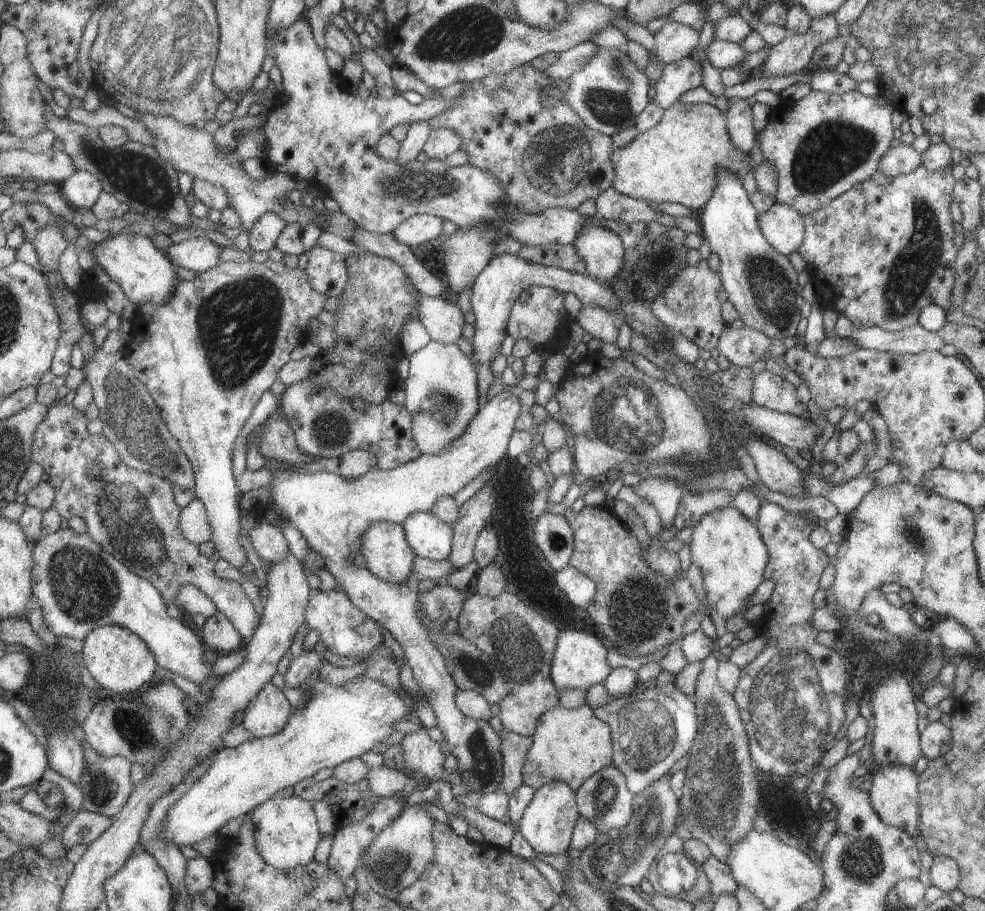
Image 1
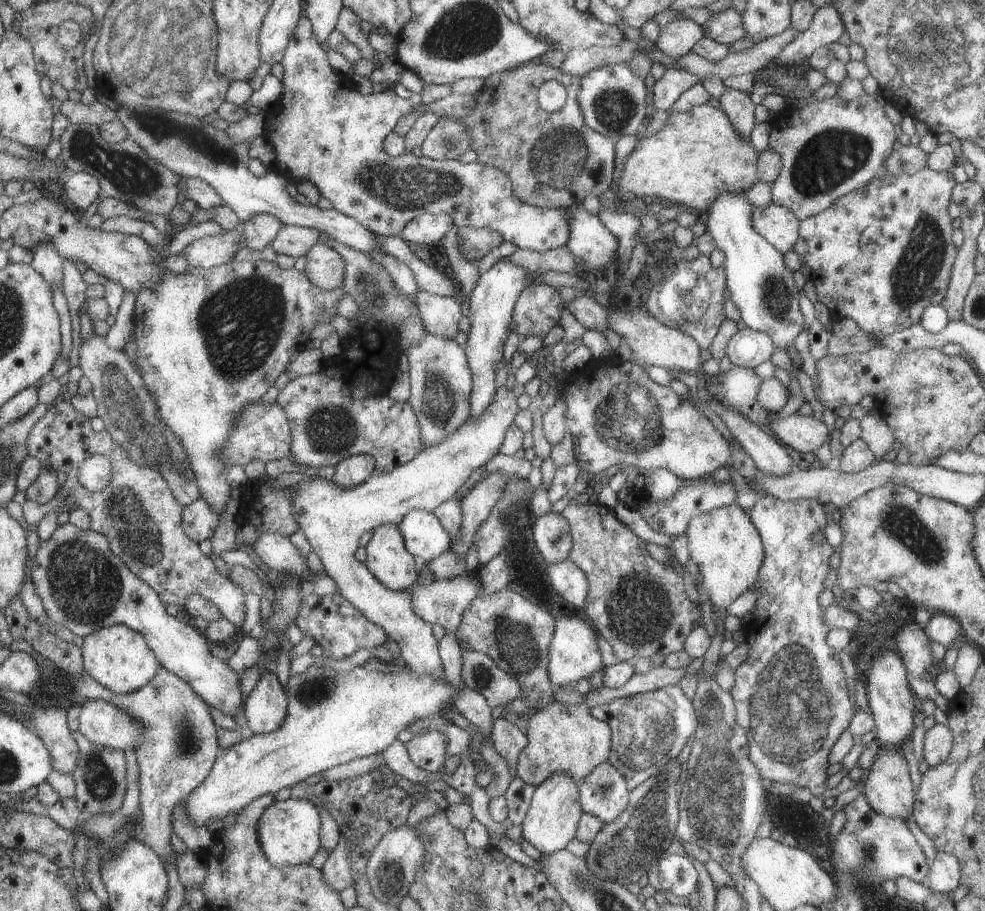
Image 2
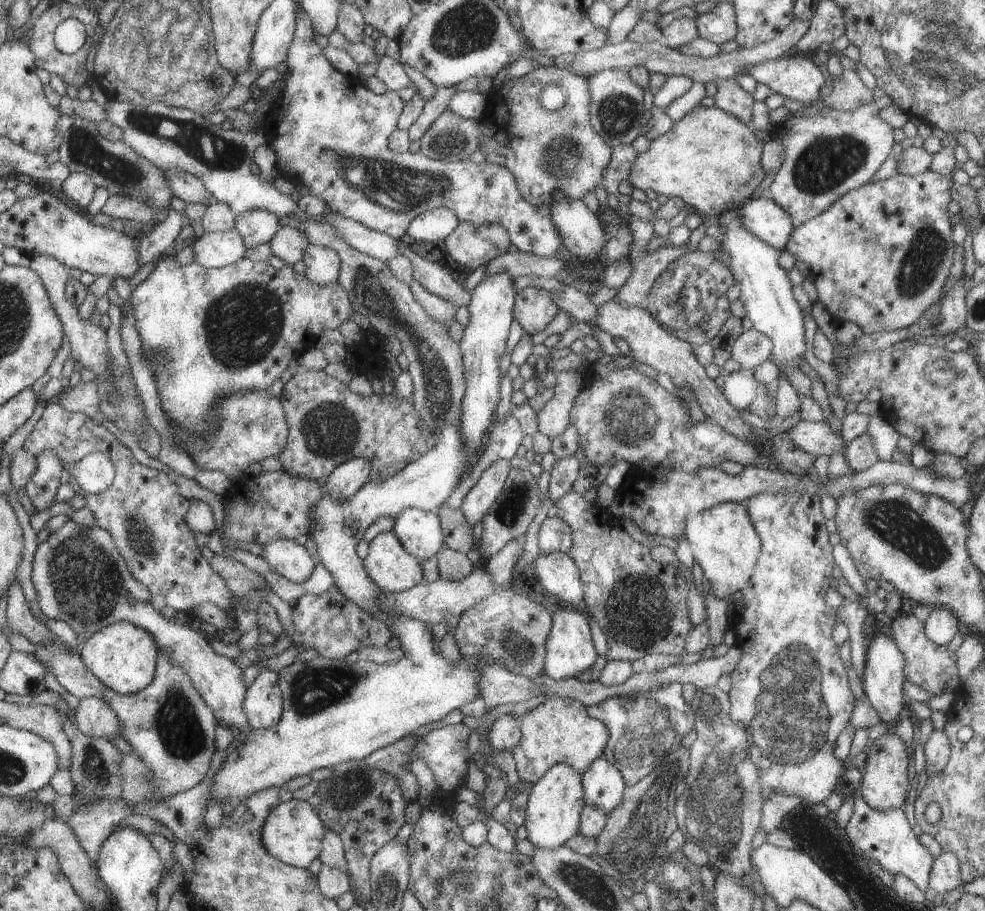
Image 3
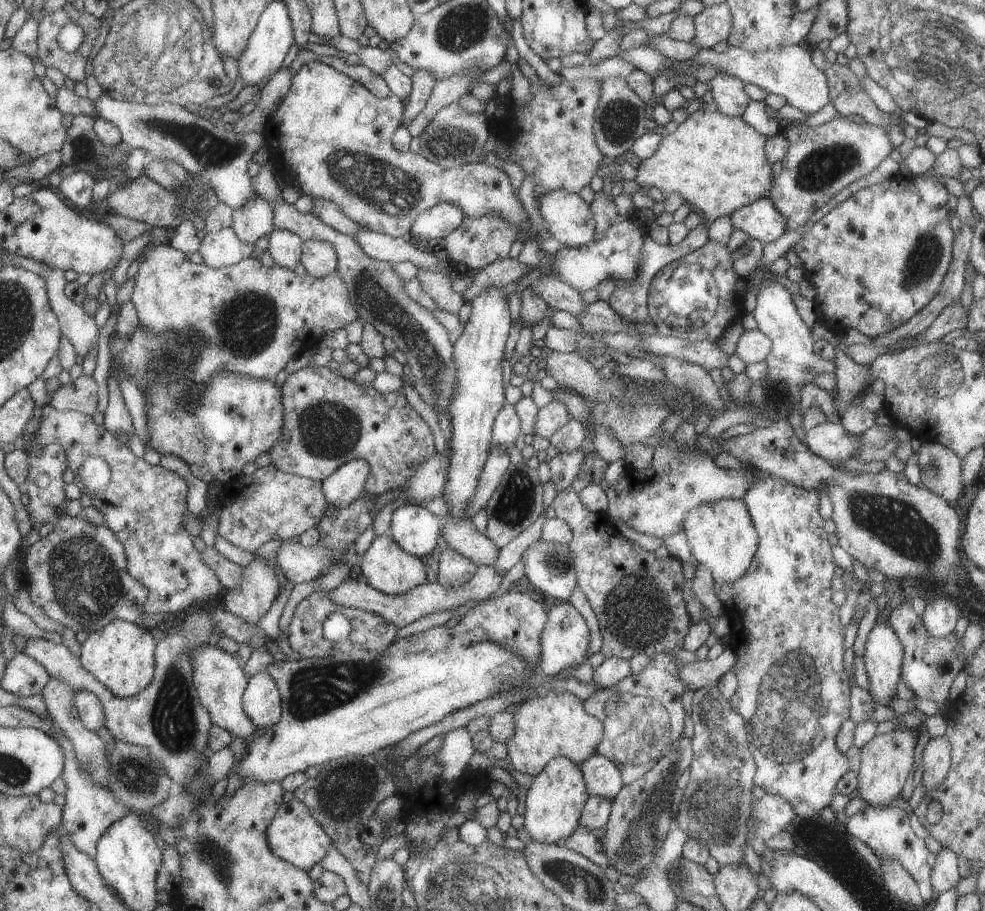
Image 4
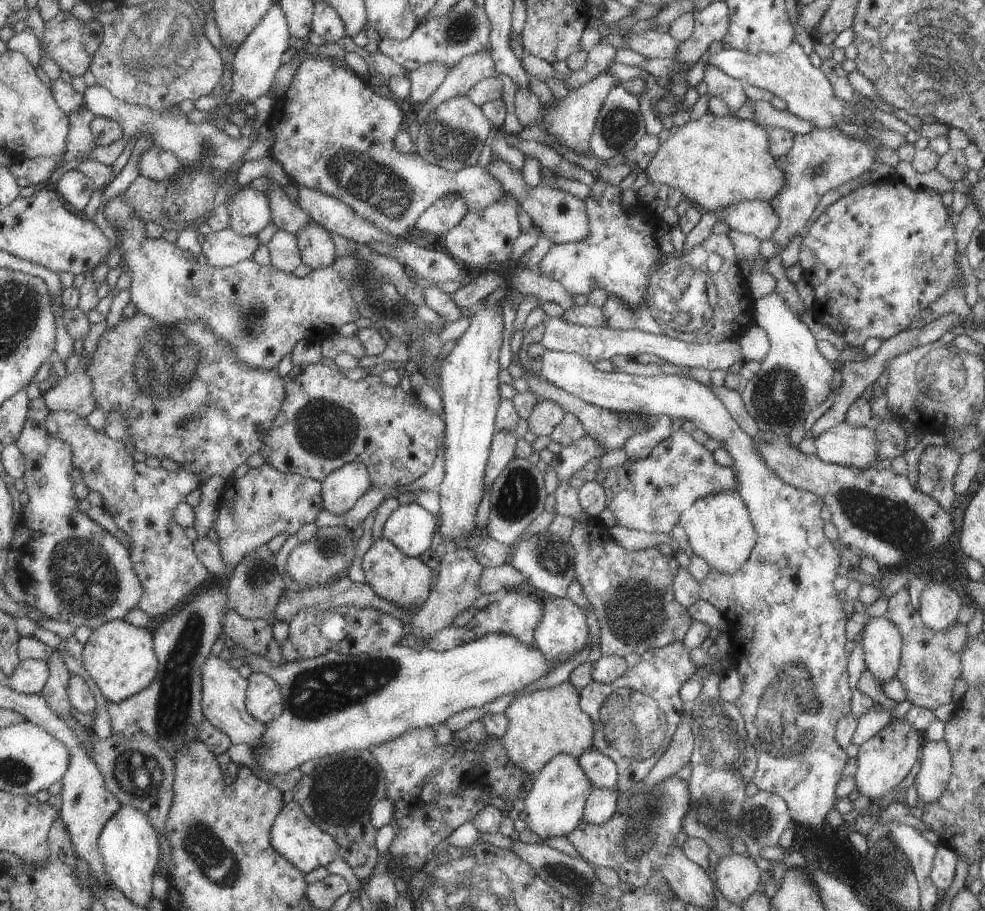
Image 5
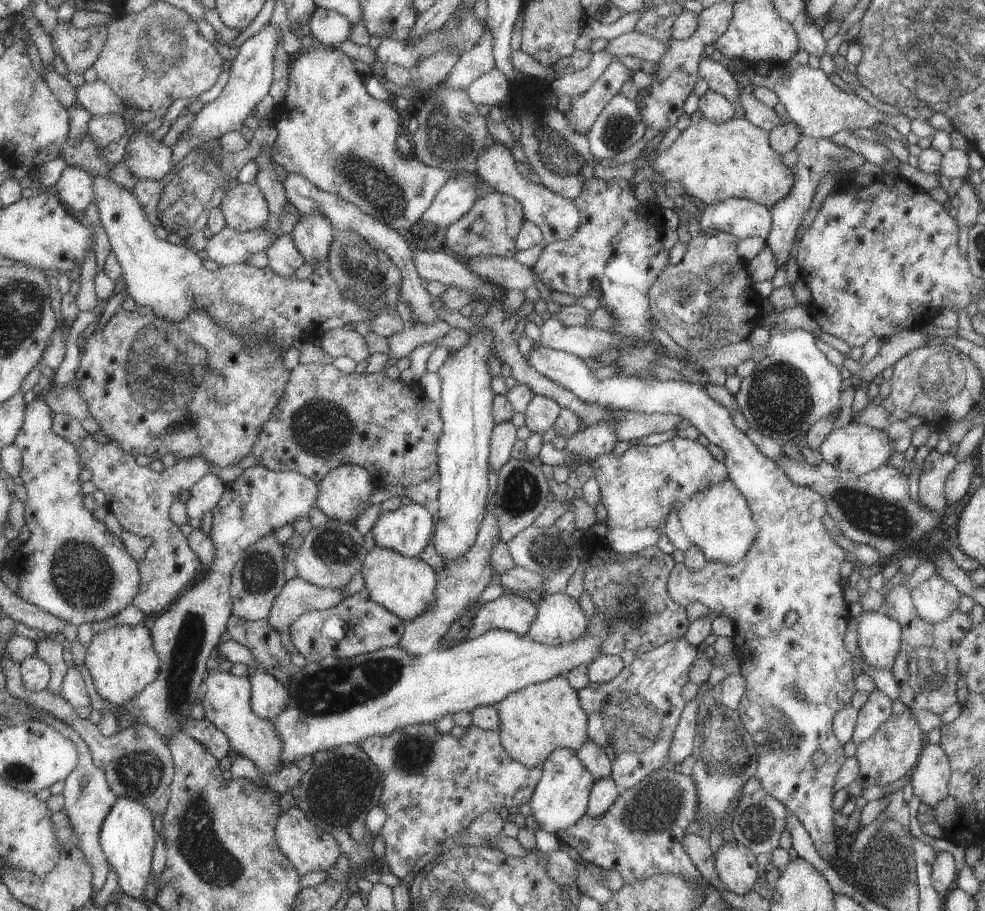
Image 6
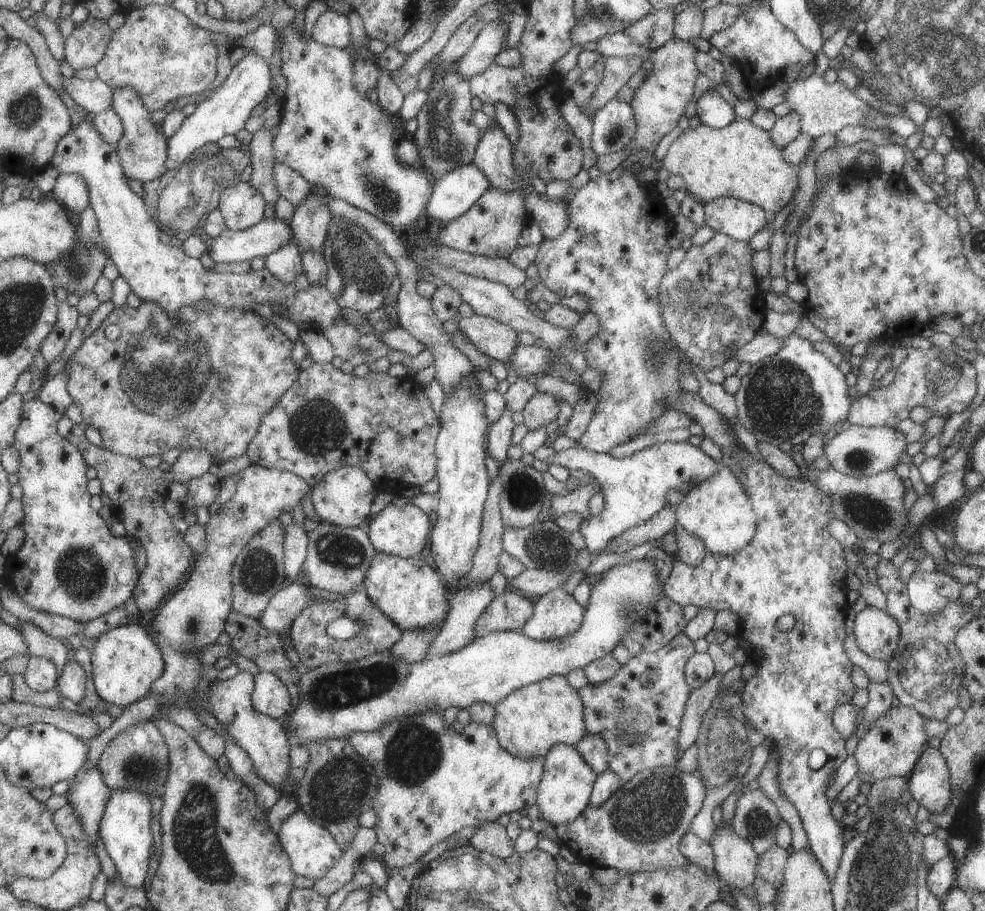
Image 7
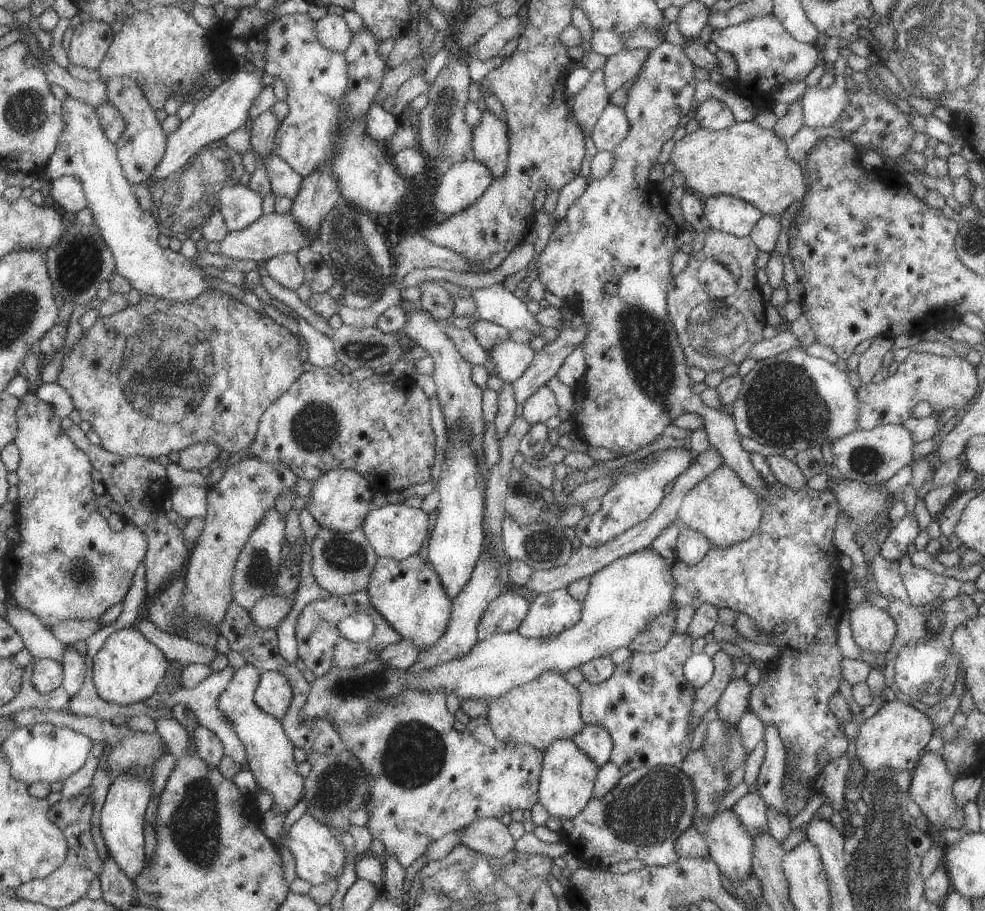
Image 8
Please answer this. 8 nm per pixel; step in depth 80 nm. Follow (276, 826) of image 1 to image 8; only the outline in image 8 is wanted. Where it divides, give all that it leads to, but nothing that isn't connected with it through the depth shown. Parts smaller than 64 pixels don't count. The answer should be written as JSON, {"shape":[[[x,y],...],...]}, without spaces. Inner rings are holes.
{"shape":[[[308,812],[296,820],[287,832],[286,848],[295,860],[296,878],[304,880],[307,884],[323,884],[333,878],[343,868],[343,850],[339,848],[339,842],[331,836],[331,832],[325,828],[321,821],[315,820]]]}

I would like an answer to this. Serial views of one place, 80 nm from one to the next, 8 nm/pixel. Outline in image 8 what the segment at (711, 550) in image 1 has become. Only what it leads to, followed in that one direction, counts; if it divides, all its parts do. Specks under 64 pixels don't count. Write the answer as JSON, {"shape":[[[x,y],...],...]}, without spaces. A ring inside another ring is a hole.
{"shape":[[[725,464],[712,470],[683,497],[676,517],[677,524],[700,532],[713,547],[728,547],[749,538],[762,520],[762,510],[755,492]]]}

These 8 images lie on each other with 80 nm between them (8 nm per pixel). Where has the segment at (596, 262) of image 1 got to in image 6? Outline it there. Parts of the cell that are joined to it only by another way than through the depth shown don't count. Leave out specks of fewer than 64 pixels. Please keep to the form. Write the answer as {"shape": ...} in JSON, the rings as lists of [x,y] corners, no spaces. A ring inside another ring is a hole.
{"shape":[[[494,140],[478,156],[475,163],[475,173],[487,184],[490,190],[512,196],[522,203],[522,213],[525,220],[532,222],[539,228],[545,244],[570,237],[570,234],[577,232],[578,226],[581,224],[581,212],[575,203],[571,199],[553,194],[541,184],[536,185],[528,179],[522,178],[515,169],[516,158],[514,151],[505,147],[500,141]]]}

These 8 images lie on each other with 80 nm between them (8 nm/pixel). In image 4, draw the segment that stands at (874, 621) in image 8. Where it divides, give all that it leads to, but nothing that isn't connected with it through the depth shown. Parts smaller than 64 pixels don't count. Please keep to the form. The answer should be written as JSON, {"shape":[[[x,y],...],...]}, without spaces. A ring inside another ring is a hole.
{"shape":[[[877,622],[870,629],[862,657],[869,683],[867,692],[880,705],[887,704],[895,694],[899,666],[902,666],[901,652],[898,635],[890,626]]]}

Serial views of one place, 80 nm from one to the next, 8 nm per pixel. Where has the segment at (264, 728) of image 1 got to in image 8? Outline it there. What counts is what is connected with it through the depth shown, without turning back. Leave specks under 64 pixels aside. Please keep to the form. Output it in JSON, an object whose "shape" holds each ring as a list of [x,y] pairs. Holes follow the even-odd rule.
{"shape":[[[261,671],[254,701],[263,711],[280,721],[286,716],[292,700],[293,691],[288,679],[275,671]]]}

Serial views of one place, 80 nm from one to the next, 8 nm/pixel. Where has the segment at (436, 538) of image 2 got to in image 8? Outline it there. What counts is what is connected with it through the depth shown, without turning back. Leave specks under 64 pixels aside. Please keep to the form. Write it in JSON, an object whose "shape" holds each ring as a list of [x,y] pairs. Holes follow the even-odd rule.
{"shape":[[[401,503],[384,505],[383,507],[372,507],[366,514],[360,529],[367,537],[371,548],[377,557],[387,557],[400,561],[421,548],[423,540],[427,538],[429,523],[427,513],[421,509],[407,507]]]}

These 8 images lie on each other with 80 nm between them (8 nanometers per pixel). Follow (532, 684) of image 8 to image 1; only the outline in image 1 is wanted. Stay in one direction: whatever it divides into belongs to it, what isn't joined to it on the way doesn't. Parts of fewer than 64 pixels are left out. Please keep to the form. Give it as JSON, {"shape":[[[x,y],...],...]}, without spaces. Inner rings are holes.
{"shape":[[[585,703],[575,709],[557,707],[543,712],[532,738],[533,742],[525,754],[522,782],[534,791],[549,782],[563,782],[576,792],[591,774],[612,765],[610,727],[595,718],[594,712]]]}

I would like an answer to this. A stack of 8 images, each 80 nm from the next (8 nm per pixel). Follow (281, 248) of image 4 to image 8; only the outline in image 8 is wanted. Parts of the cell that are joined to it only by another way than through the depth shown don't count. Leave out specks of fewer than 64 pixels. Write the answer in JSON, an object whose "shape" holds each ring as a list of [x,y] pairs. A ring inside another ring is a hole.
{"shape":[[[281,253],[265,261],[268,275],[285,288],[295,290],[305,282],[305,271],[299,264],[296,253]]]}

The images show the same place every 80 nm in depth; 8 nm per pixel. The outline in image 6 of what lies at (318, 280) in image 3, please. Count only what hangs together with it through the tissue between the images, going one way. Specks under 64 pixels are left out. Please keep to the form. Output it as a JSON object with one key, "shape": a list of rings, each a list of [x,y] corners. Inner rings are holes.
{"shape":[[[315,211],[299,216],[289,232],[294,239],[294,245],[305,262],[312,267],[325,264],[329,243],[333,236],[330,222],[325,220],[323,214]]]}

